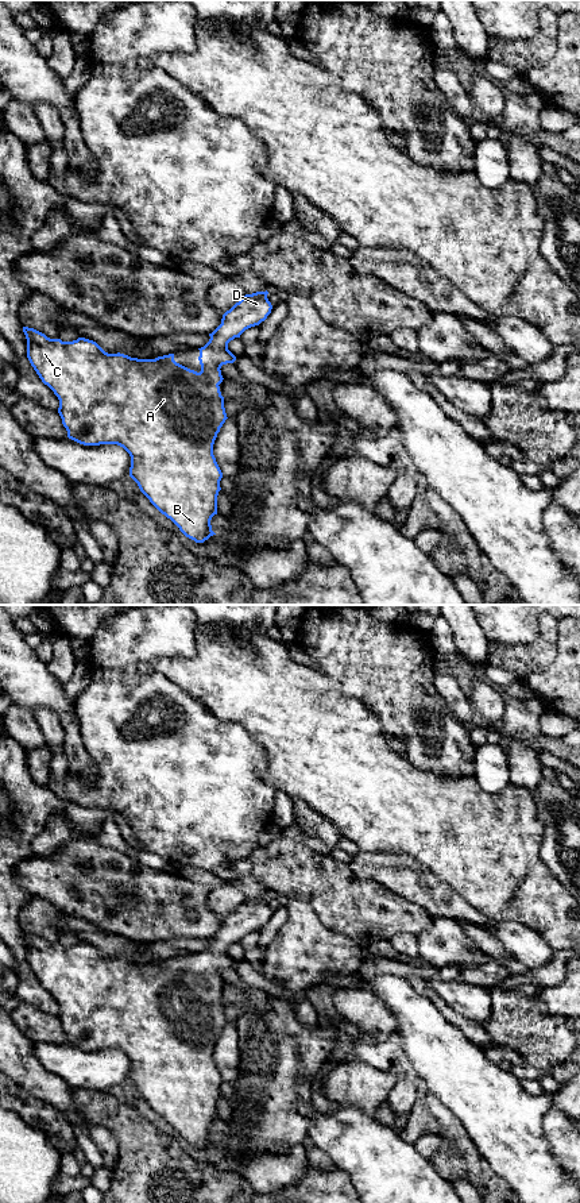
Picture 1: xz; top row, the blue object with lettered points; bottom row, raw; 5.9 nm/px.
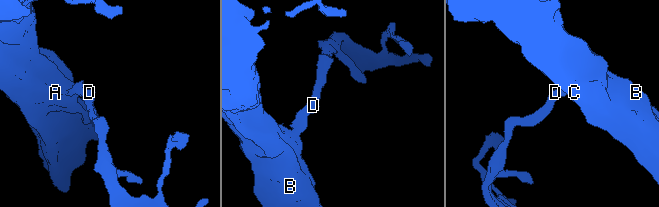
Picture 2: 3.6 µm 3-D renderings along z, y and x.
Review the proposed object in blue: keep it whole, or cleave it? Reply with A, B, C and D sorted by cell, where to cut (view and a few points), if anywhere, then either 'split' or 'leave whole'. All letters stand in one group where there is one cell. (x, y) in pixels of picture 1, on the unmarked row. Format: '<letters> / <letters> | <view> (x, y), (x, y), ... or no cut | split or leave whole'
A B C D | no cut | leave whole

